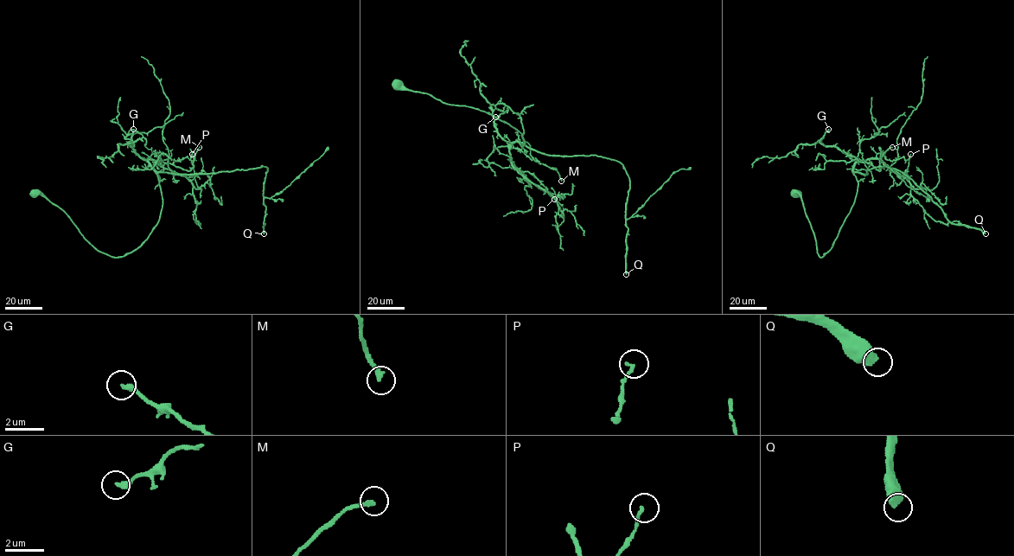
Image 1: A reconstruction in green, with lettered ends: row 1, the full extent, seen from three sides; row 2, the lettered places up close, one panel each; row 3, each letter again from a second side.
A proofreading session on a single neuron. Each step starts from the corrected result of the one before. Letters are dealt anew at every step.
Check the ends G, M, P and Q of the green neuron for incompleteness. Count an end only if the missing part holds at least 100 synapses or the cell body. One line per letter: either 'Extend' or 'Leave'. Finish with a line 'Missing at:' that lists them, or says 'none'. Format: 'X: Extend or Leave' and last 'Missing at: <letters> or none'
G: Leave
M: Leave
P: Leave
Q: Extend
Missing at: Q

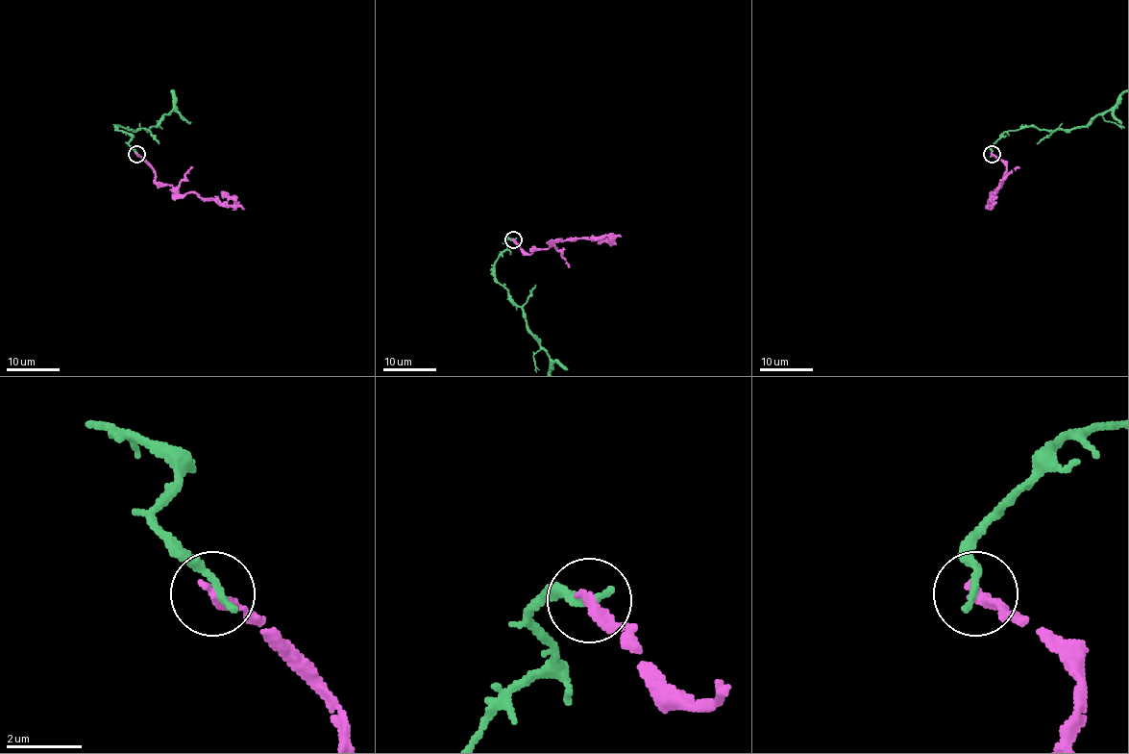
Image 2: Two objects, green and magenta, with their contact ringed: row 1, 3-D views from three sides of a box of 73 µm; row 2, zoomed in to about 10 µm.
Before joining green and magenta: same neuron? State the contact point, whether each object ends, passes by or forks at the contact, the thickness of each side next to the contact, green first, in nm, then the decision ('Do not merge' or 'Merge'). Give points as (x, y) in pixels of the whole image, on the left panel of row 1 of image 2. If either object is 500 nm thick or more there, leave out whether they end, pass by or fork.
Place: (136, 154). At the ring green ends. At the ring magenta ends. Thickness 240 nm (green) against 280 nm. Do not merge

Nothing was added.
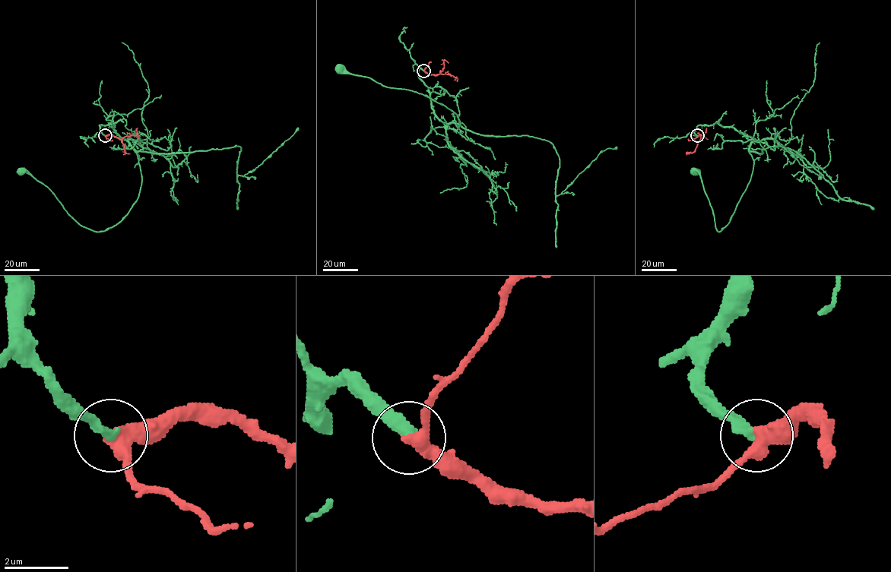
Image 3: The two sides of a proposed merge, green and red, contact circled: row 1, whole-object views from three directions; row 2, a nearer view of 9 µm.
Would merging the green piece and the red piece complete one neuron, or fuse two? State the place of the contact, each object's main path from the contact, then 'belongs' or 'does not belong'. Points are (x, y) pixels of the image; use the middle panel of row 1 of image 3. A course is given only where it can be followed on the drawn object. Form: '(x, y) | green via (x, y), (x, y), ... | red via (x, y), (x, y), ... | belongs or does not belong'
(423, 71) | green via (423, 71), (420, 67), (418, 77), (429, 90), (434, 114), (458, 127), (455, 113), (423, 94), (340, 68) | red via (423, 71), (438, 75), (442, 70), (444, 60), (448, 63) | belongs

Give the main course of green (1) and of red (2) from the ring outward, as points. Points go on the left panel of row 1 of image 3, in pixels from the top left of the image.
1: (105, 135), (99, 124), (110, 123), (135, 150), (141, 177), (128, 213), (105, 230), (80, 225), (21, 172)
2: (105, 135), (111, 134), (119, 138), (125, 153), (129, 154)

